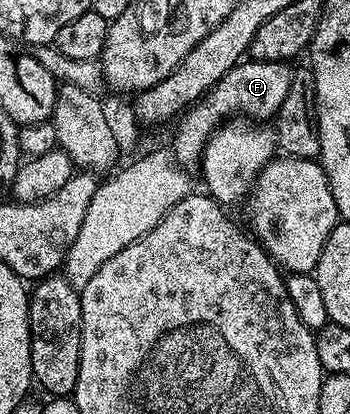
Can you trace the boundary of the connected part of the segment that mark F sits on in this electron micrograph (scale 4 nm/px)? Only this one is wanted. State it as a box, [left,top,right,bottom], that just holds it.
[170,60,293,170]

